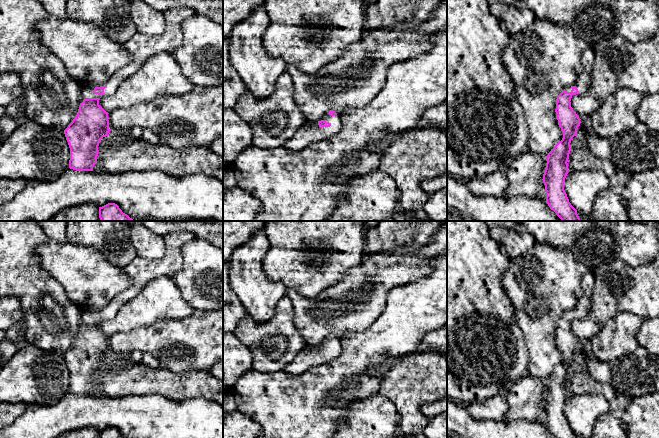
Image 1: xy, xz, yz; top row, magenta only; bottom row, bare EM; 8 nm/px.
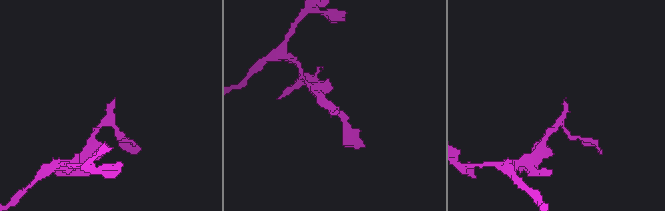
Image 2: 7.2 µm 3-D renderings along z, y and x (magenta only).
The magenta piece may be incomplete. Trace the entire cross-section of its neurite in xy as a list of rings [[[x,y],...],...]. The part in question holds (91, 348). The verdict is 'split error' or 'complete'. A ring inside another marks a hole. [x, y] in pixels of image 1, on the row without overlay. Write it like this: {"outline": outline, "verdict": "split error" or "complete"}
{"outline": [[[173,231],[163,235],[165,254],[161,259],[150,260],[136,256],[122,268],[132,280],[127,290],[100,311],[80,309],[81,322],[77,339],[64,354],[70,372],[70,393],[93,395],[99,367],[110,356],[109,337],[99,329],[100,322],[113,319],[119,309],[133,299],[150,280],[174,277],[183,266],[183,245],[194,238],[195,235],[189,231]]], "verdict": "split error"}

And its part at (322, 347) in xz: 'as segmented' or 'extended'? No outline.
extended

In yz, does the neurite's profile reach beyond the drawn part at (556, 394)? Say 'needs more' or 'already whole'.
needs more

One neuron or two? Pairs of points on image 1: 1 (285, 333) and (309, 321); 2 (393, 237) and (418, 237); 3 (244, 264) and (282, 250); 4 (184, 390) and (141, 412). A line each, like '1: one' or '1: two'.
1: two
2: one
3: two
4: two

